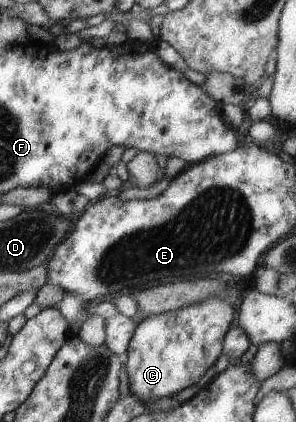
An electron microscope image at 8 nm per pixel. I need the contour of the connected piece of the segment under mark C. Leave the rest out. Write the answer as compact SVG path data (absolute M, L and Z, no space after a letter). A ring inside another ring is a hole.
M210 297L175 311L150 315L140 322L124 360L129 394L147 404L159 398L173 397L192 384L198 385L224 352L224 334L228 333L232 318L234 308L228 302L220 297Z

